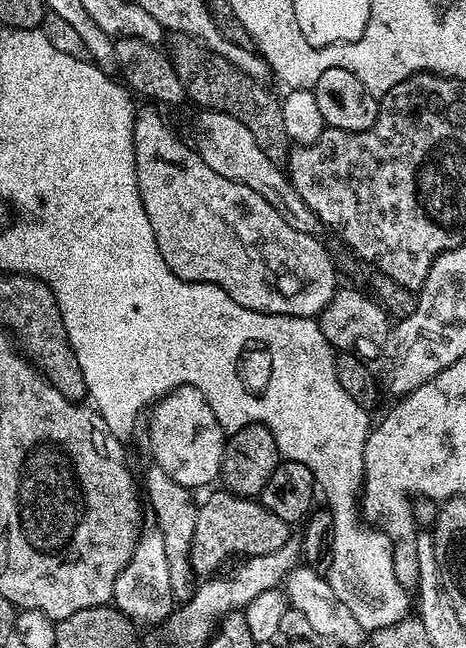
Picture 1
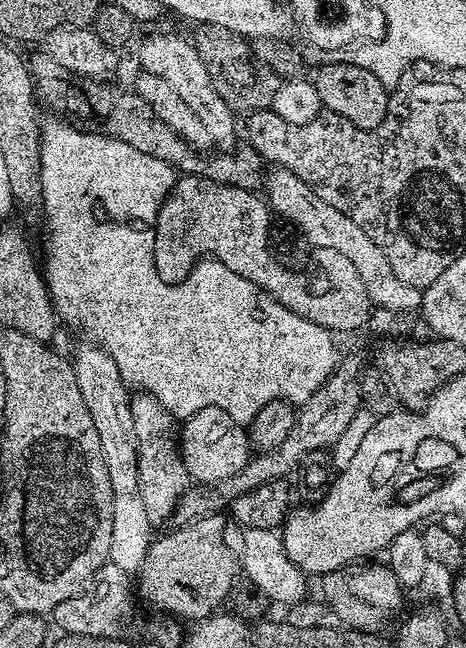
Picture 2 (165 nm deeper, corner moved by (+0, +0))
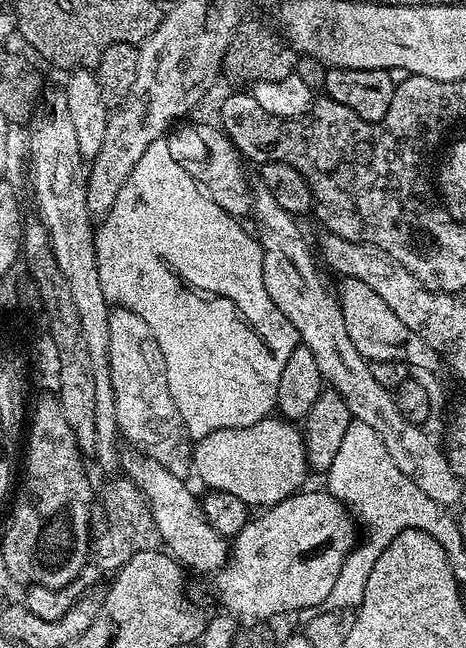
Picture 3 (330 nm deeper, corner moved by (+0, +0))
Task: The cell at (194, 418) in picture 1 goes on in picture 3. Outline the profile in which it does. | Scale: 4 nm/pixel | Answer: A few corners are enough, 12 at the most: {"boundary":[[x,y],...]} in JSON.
{"boundary":[[283,418],[195,441],[205,489],[250,506],[282,502],[309,471]]}

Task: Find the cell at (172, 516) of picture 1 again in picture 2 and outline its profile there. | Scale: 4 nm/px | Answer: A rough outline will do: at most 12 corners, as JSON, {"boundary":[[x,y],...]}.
{"boundary":[[132,396],[146,518],[173,518],[190,487],[178,421],[158,398]]}

